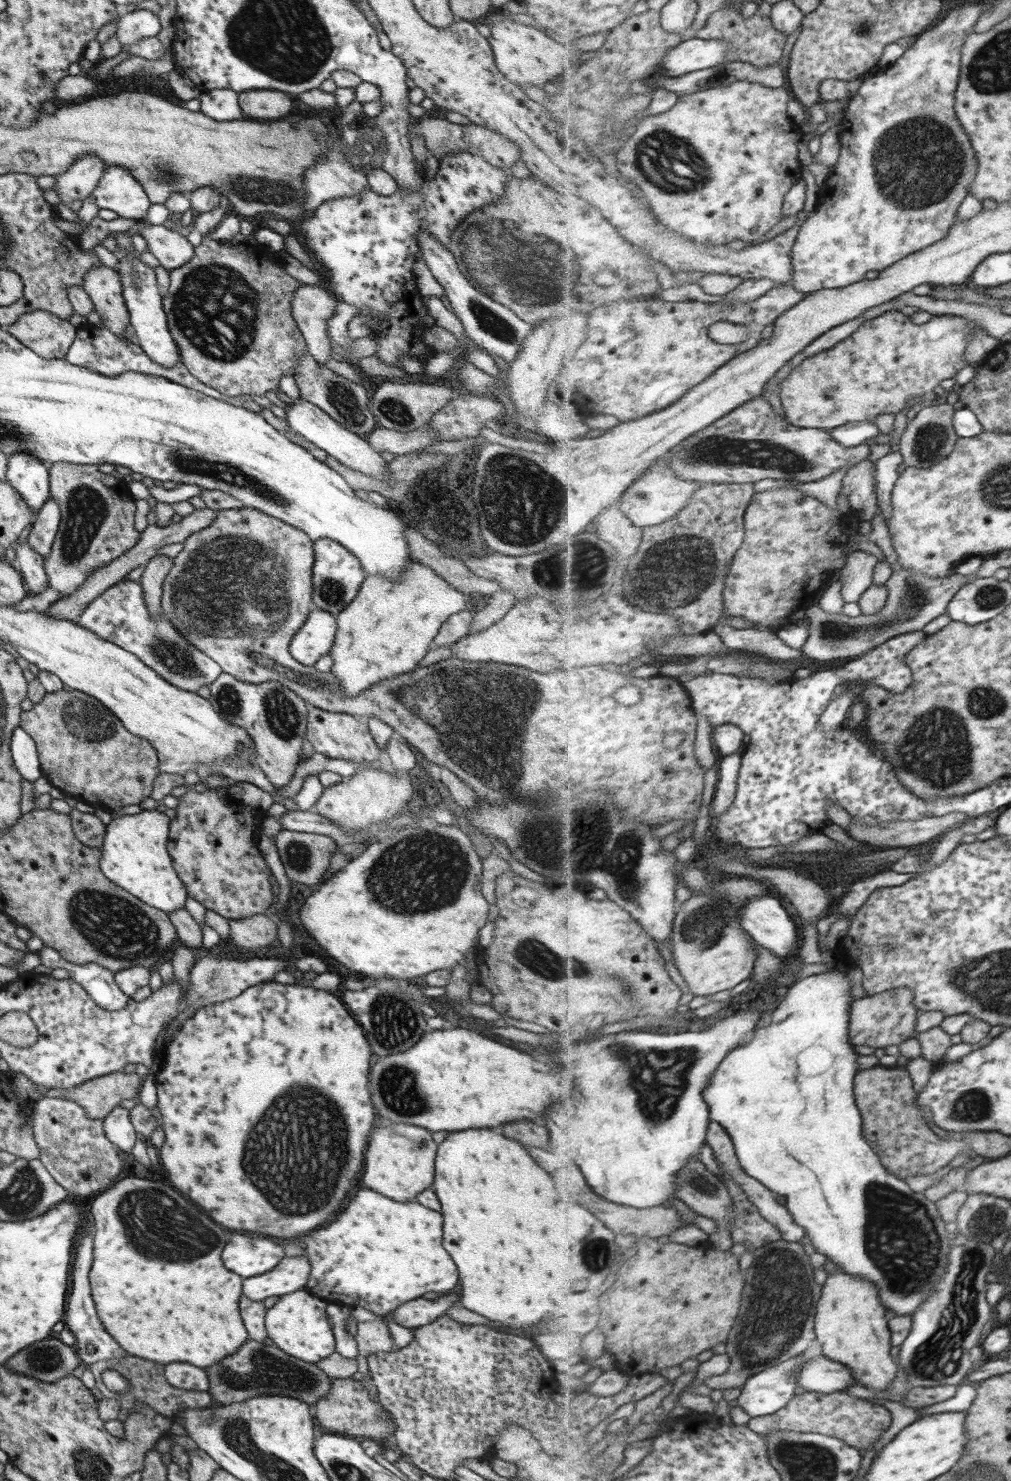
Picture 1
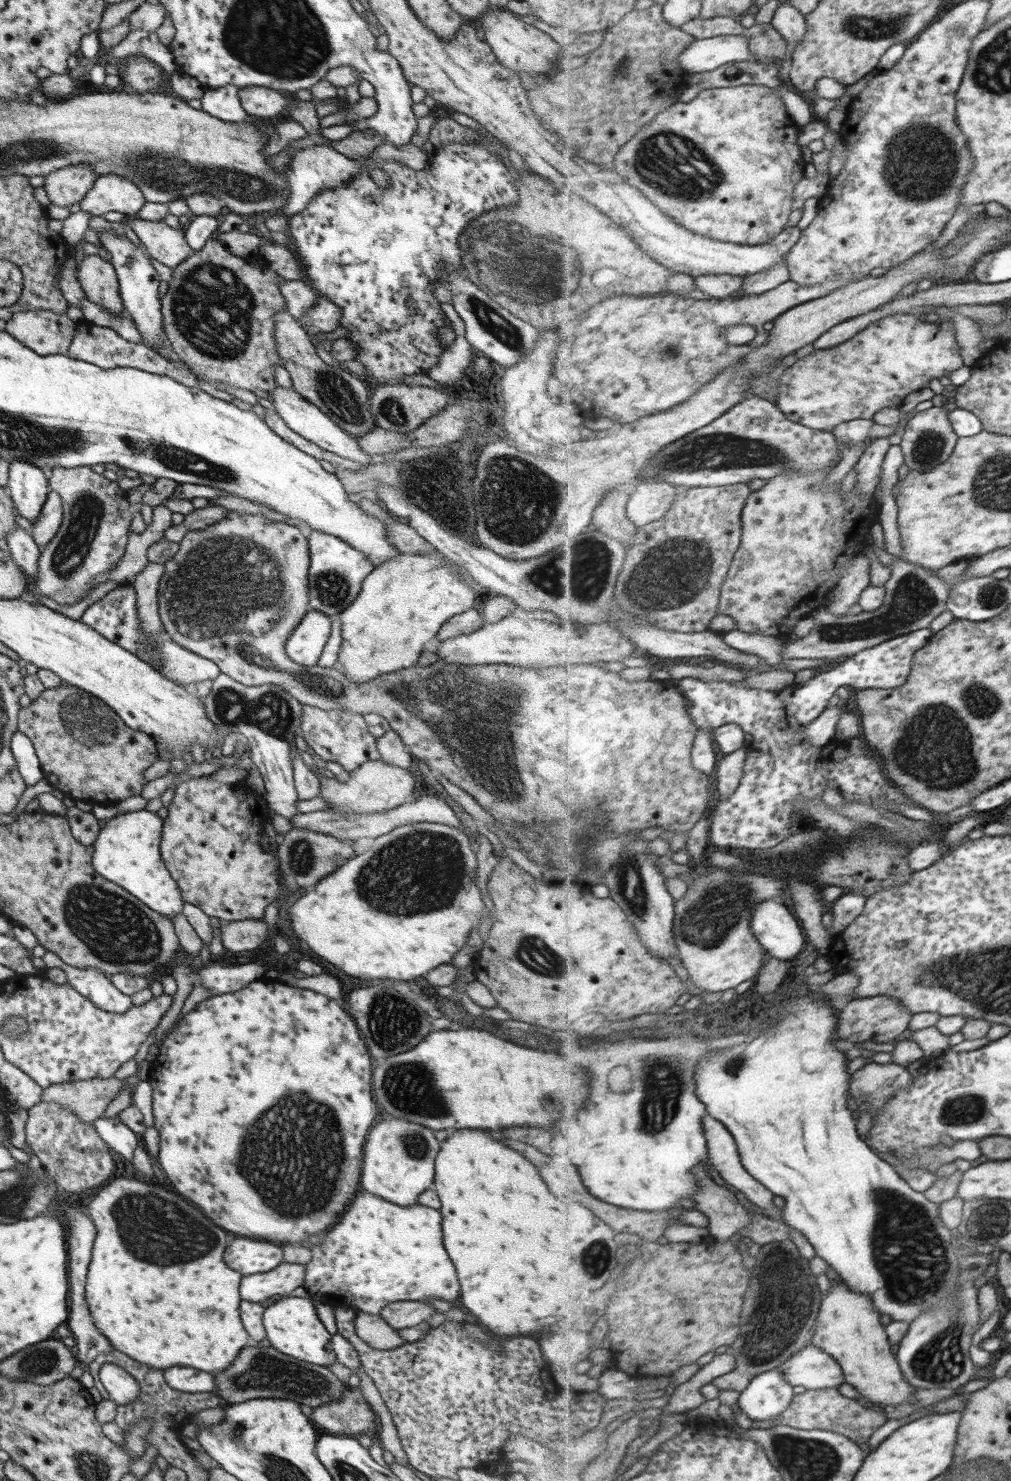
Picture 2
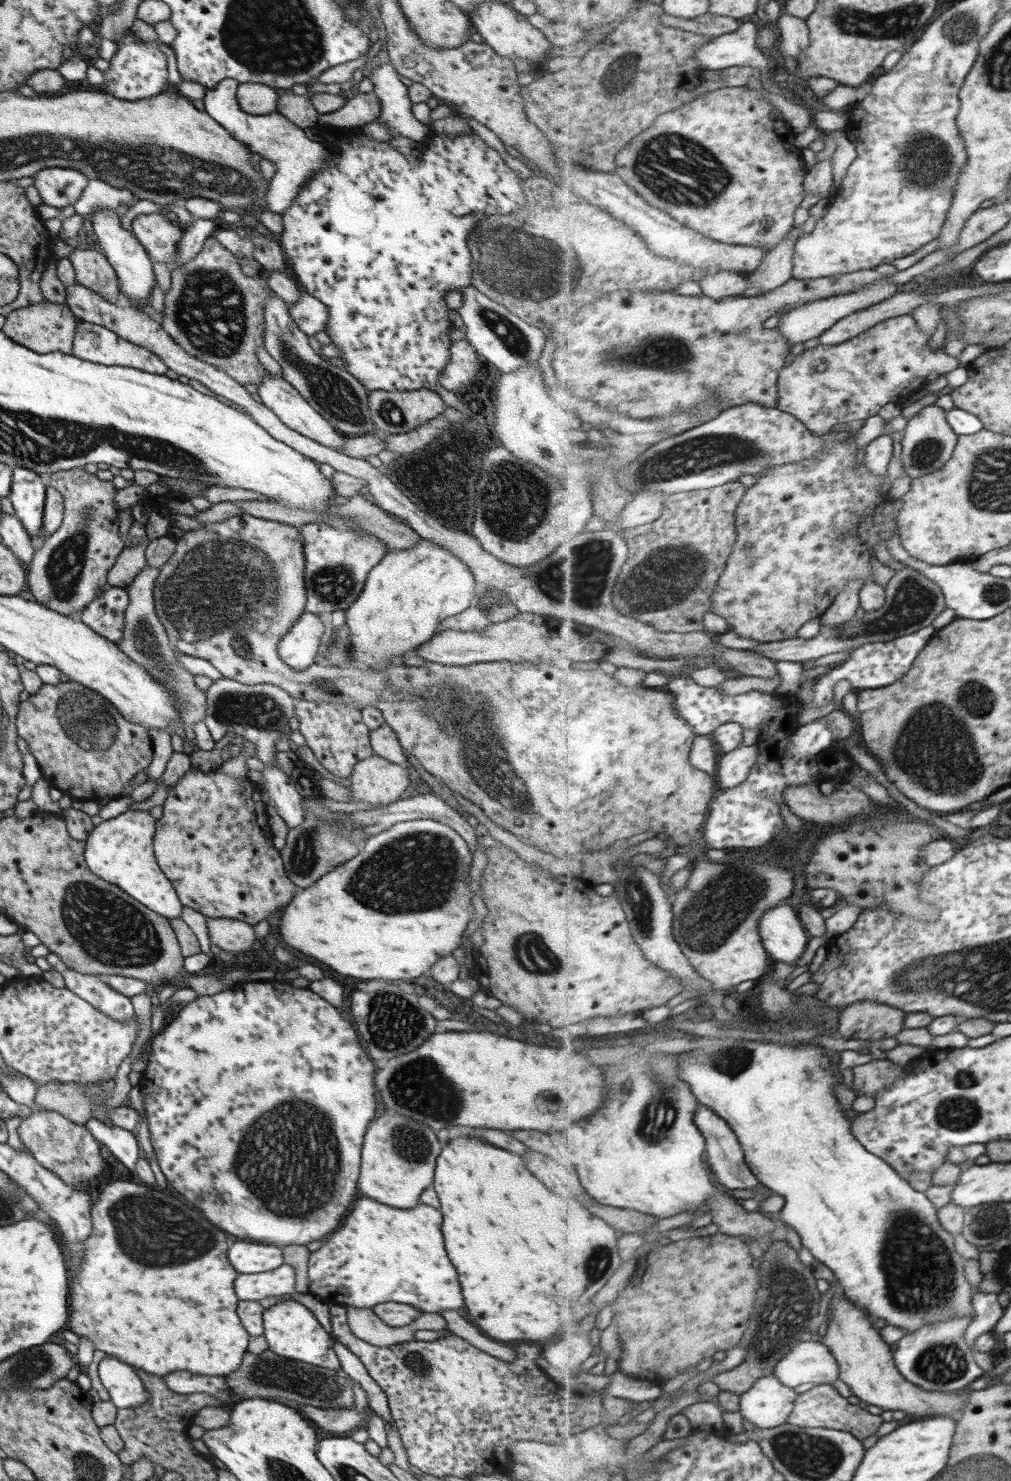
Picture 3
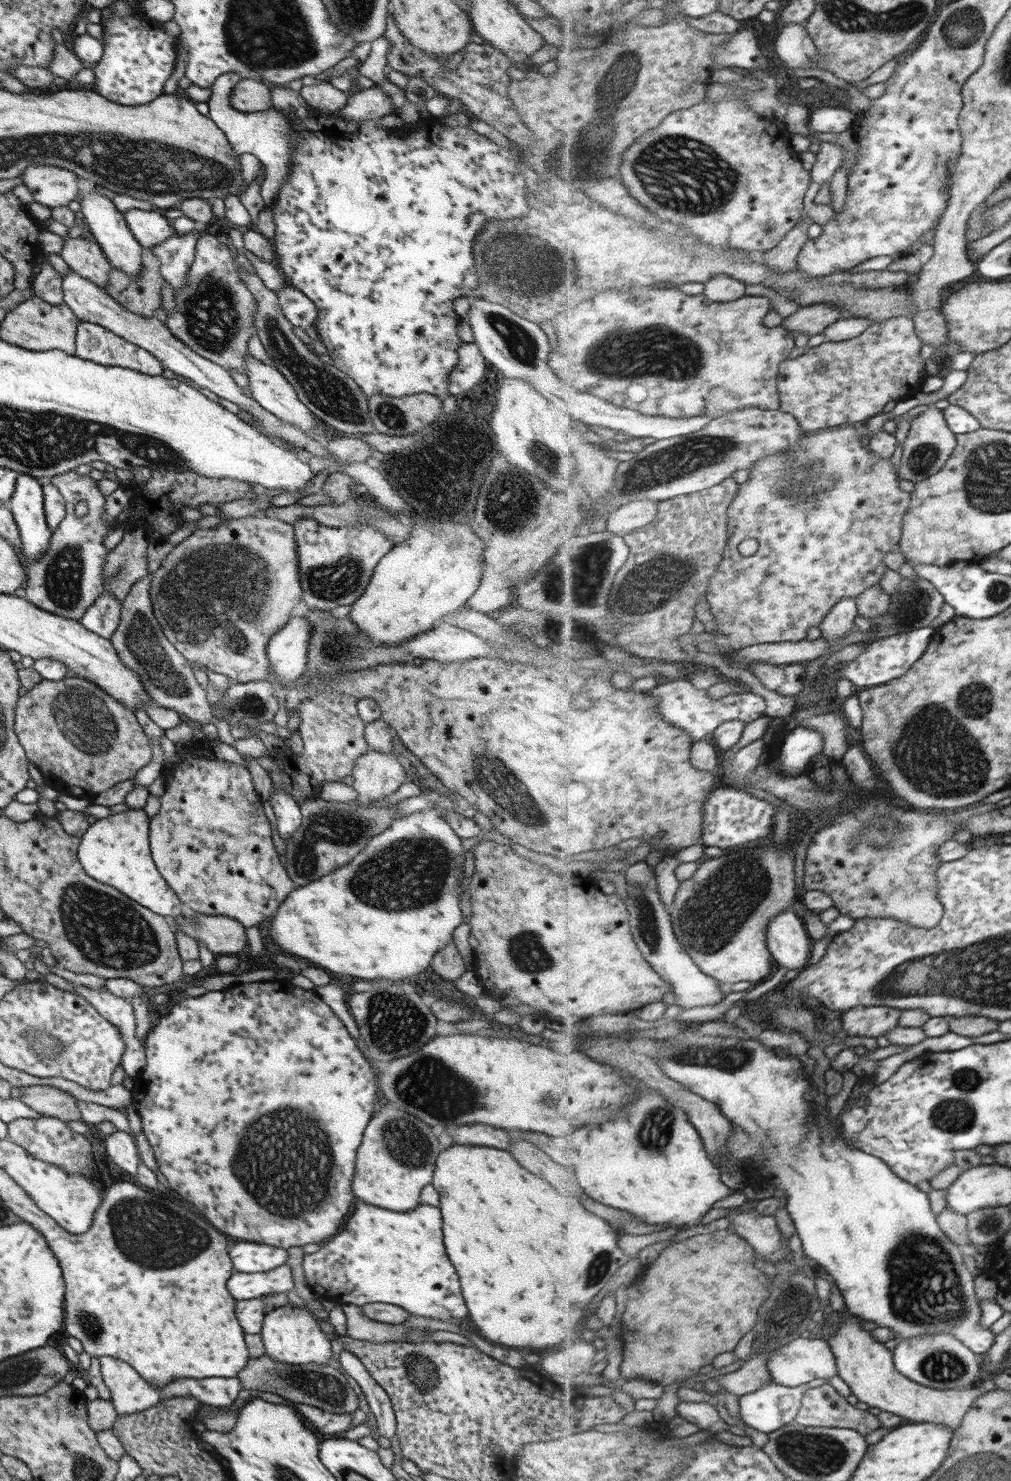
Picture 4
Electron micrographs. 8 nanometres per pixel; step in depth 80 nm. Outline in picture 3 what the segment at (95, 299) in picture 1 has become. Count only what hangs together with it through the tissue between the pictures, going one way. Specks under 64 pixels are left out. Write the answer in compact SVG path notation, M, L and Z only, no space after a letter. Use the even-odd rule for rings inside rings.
M88 242L84 248L74 248L67 258L72 262L80 285L98 293L108 302L121 302L117 274L93 242Z

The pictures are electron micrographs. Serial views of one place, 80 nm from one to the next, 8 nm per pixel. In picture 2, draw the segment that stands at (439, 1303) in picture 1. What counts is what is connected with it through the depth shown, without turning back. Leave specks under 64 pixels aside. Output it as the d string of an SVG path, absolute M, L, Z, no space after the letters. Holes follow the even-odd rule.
M400 1301L391 1302L380 1311L380 1317L392 1328L403 1329L420 1327L422 1322L428 1321L436 1315L434 1305L426 1301Z

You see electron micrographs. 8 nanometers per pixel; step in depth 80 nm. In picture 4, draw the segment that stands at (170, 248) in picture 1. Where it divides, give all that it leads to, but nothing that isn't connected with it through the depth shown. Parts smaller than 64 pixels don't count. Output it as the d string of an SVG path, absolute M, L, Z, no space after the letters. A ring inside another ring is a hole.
M126 208L123 217L126 219L128 229L143 248L152 249L176 235L171 221L162 216L158 210L145 211L138 208Z

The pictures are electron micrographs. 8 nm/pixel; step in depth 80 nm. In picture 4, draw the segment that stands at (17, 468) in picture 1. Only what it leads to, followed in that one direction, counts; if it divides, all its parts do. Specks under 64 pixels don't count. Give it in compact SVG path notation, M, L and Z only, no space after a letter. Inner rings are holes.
M18 473L14 493L7 505L18 525L24 555L32 561L43 557L52 530L46 522L42 481L32 475Z

